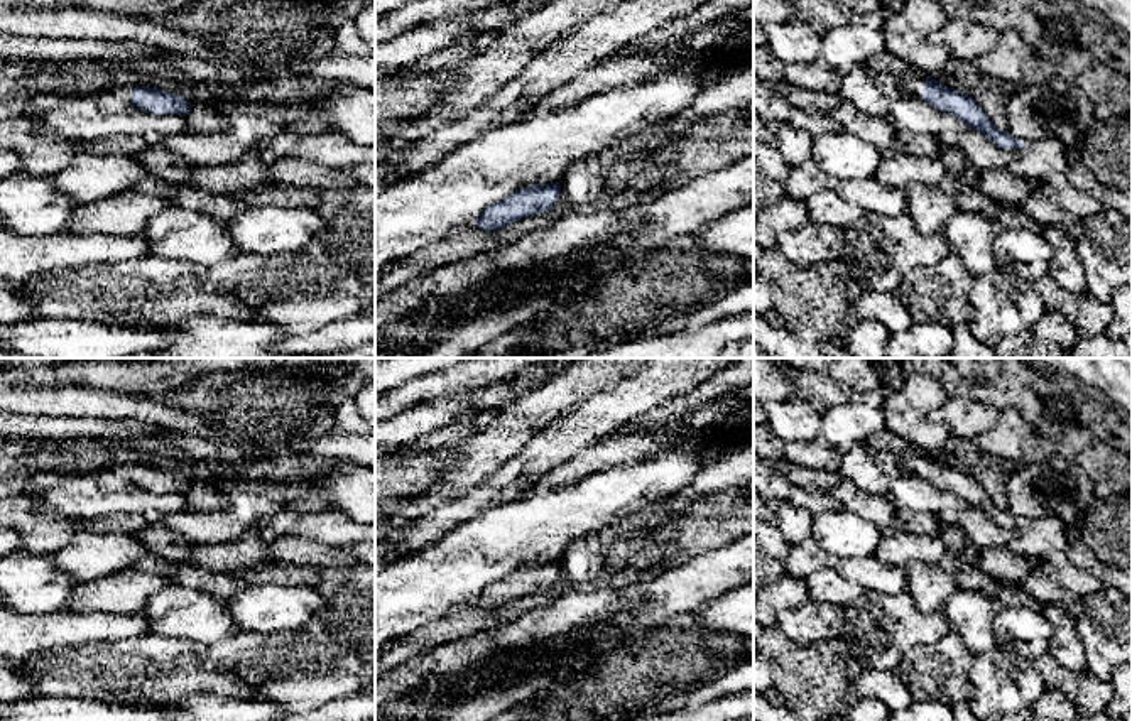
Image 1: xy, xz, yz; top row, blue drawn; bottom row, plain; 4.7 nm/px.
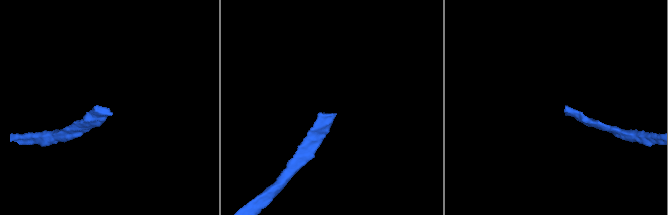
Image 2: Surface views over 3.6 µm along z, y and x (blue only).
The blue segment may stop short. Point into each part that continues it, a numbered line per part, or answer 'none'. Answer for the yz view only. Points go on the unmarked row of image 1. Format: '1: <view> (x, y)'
1: yz (916, 461)

